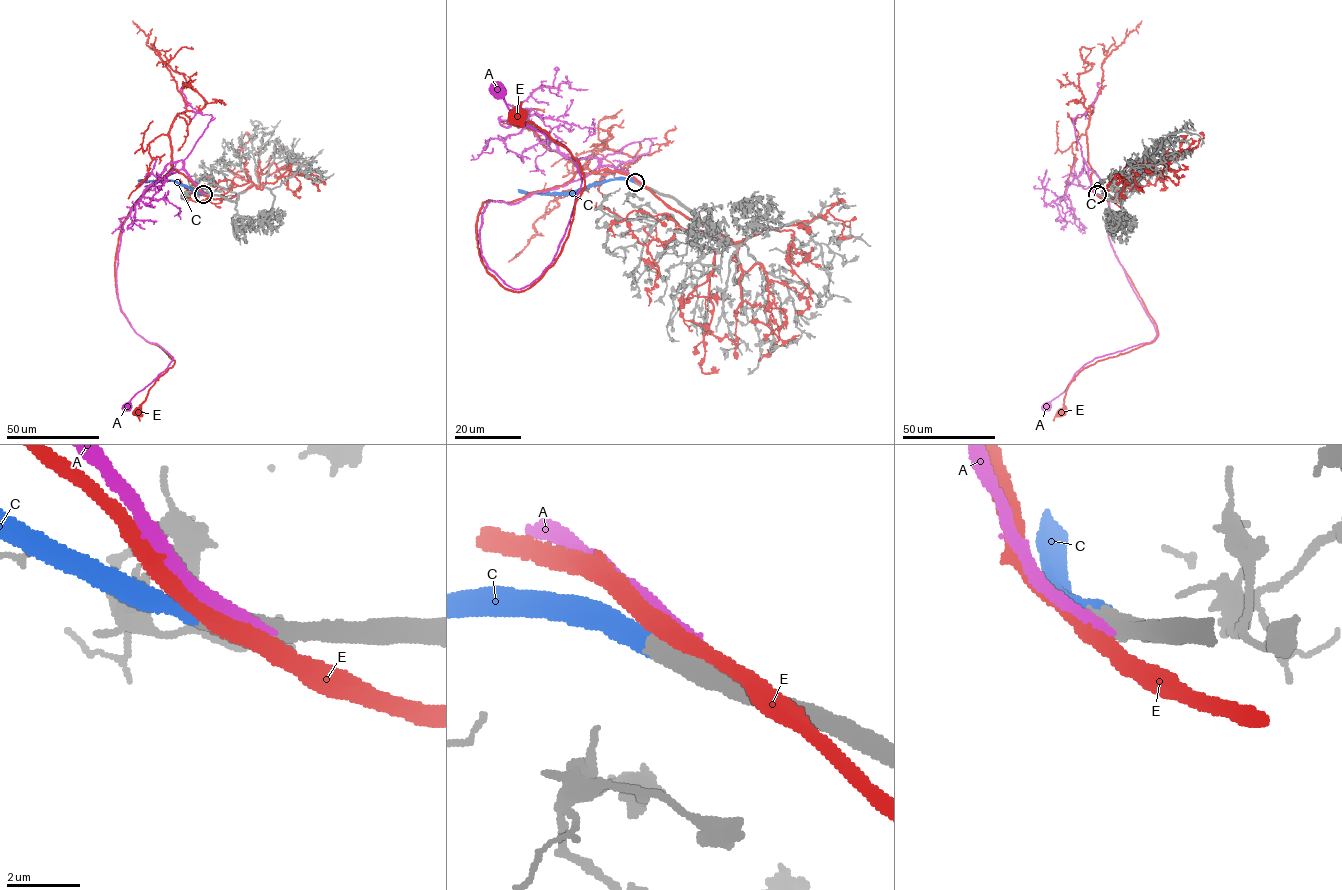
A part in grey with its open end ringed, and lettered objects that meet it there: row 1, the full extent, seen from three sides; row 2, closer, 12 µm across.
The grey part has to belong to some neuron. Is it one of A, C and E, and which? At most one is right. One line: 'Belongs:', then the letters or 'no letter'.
Belongs: C

